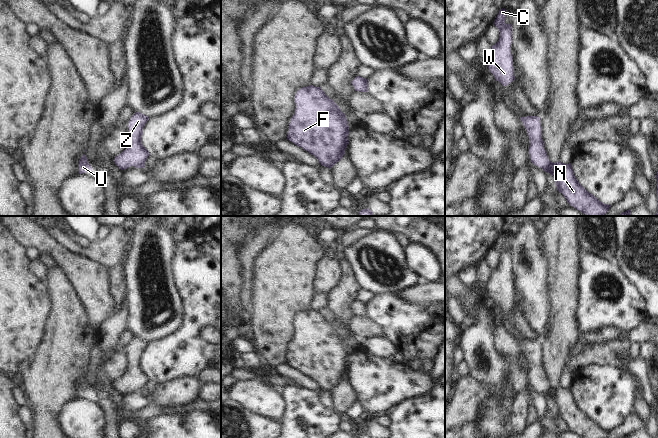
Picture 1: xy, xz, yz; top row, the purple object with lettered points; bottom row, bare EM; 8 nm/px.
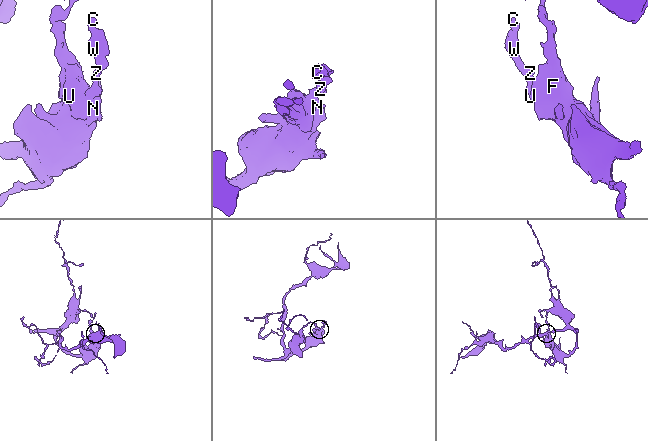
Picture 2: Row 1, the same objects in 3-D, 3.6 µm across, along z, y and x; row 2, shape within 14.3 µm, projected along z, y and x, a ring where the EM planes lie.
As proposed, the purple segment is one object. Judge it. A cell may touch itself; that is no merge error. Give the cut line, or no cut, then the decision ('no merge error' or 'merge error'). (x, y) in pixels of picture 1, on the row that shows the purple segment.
no cut | no merge error

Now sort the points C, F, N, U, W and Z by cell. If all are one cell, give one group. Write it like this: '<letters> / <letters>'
C F N U W Z

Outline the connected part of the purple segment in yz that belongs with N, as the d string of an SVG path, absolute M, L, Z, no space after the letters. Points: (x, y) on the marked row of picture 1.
M538 116L521 117L530 139L529 154L531 162L550 173L556 181L557 190L564 195L570 206L587 216L604 216L611 205L599 201L576 179L571 163L553 163L548 159L542 139L541 118Z

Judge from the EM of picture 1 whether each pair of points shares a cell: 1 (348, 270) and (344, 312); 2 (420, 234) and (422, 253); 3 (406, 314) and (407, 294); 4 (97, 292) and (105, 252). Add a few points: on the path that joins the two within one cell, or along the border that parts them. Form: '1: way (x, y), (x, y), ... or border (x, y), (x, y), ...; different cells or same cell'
1: way (348, 280), (348, 289), (344, 295), (344, 302); same cell
2: border (410, 240), (423, 244), (434, 256); different cells
3: border (396, 293), (407, 303), (417, 304), (421, 307); different cells
4: border (82, 253), (102, 262), (109, 269), (111, 286); different cells

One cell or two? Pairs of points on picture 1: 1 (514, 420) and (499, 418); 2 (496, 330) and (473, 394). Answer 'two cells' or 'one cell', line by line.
1: two cells
2: one cell

